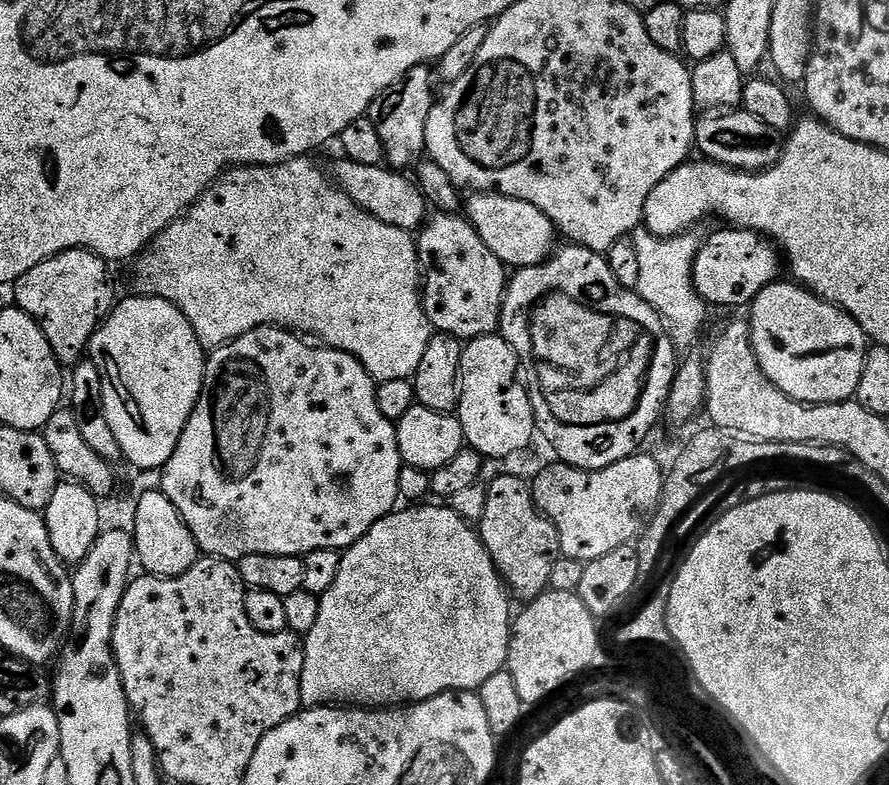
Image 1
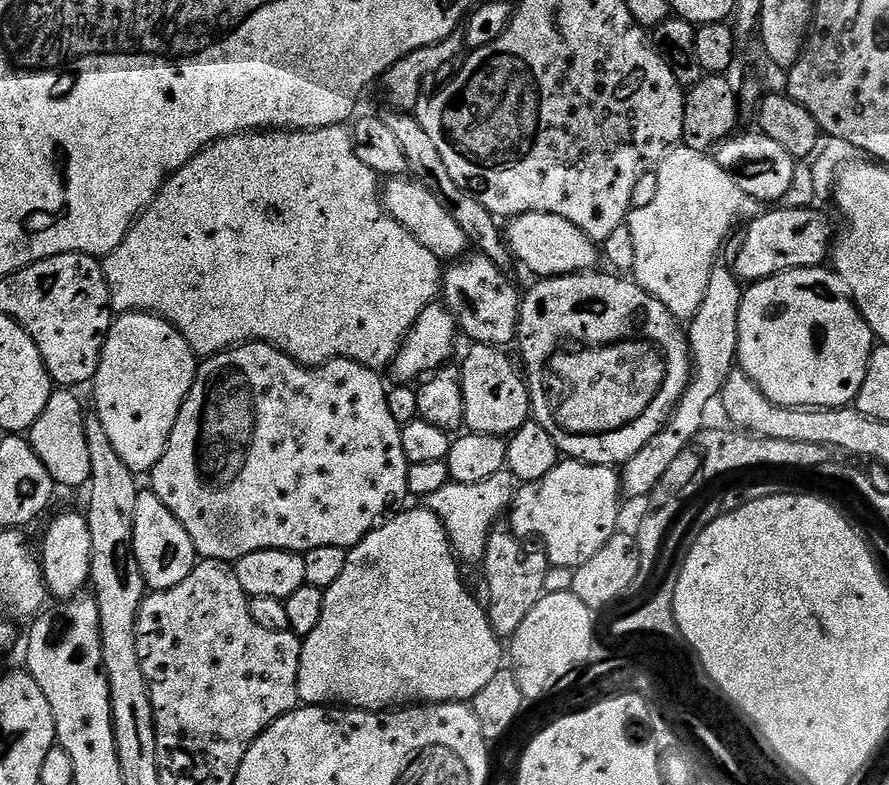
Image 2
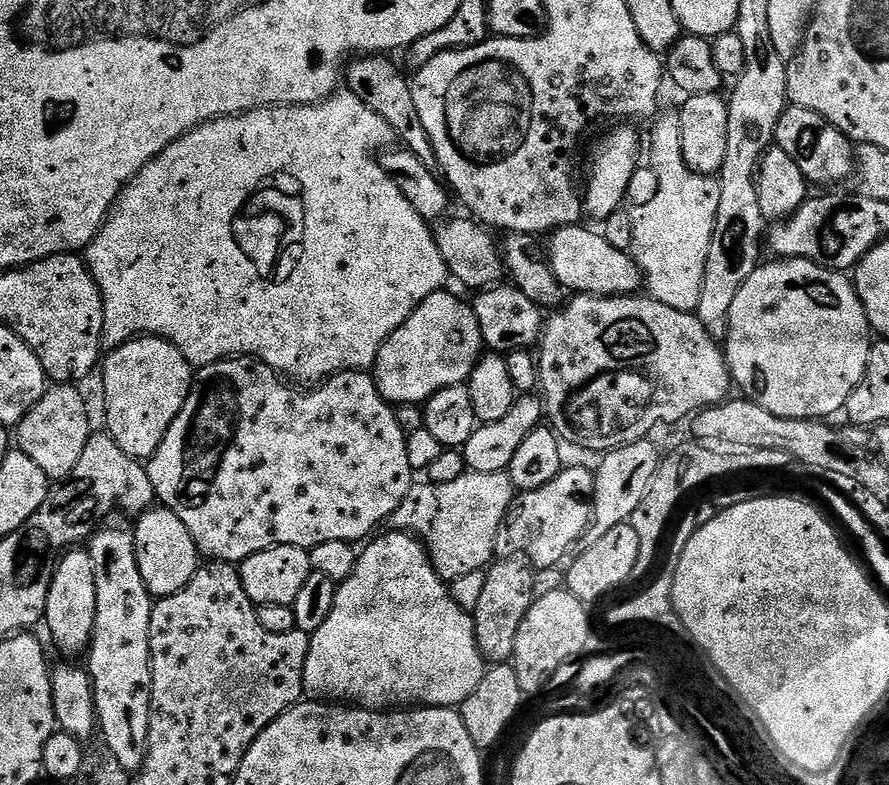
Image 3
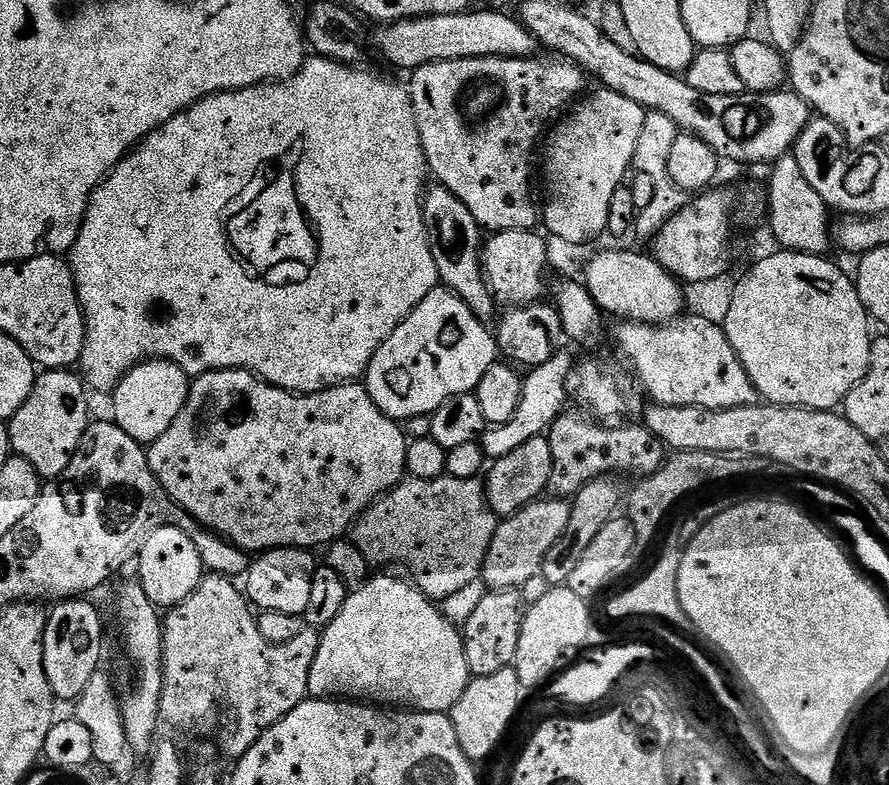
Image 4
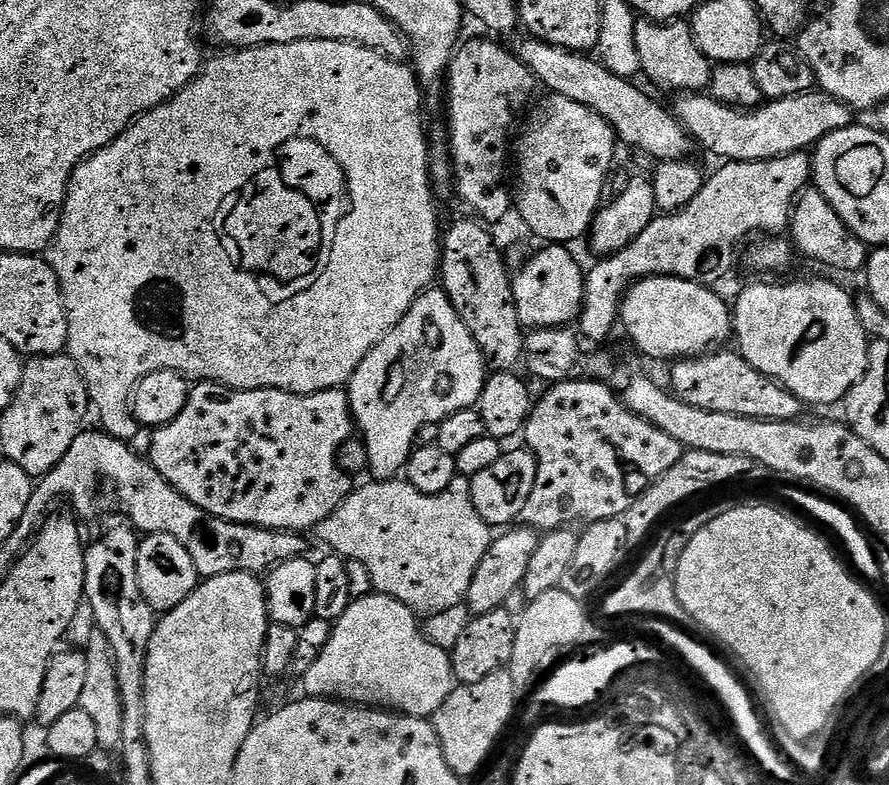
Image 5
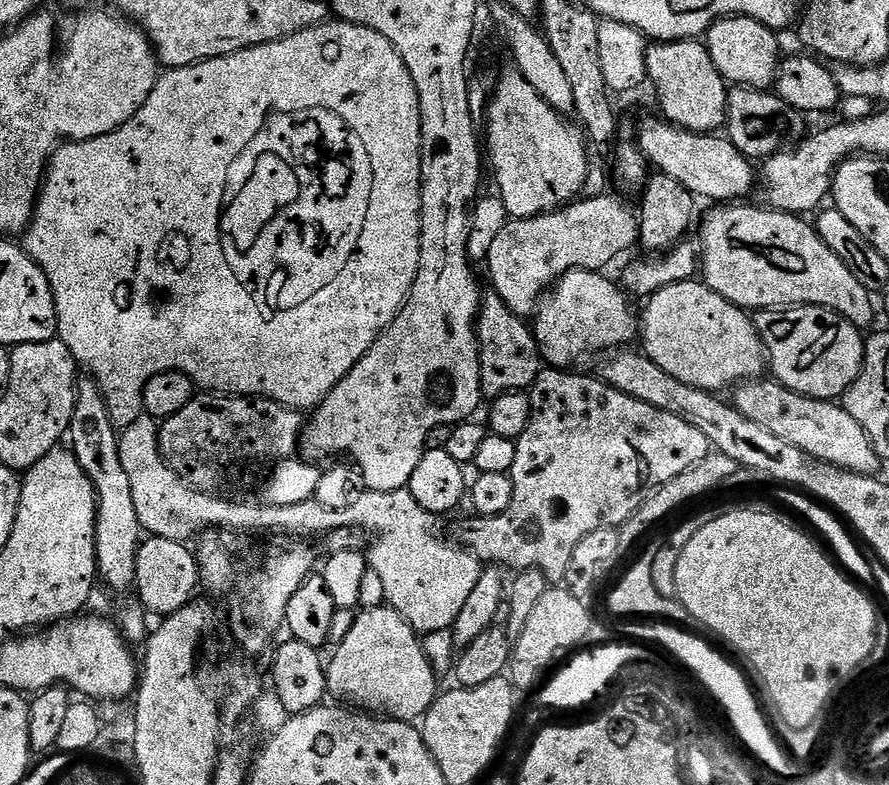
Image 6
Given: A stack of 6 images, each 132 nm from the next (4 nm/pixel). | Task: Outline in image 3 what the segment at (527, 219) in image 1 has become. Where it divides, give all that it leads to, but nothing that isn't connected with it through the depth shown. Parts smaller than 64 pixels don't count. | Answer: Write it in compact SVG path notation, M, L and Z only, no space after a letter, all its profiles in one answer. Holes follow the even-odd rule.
M573 226L571 228L557 228L546 240L546 259L548 265L554 270L560 287L572 294L587 294L590 296L627 296L641 291L642 277L640 268L629 253L622 250L614 250L610 242L599 231L591 232L585 226Z

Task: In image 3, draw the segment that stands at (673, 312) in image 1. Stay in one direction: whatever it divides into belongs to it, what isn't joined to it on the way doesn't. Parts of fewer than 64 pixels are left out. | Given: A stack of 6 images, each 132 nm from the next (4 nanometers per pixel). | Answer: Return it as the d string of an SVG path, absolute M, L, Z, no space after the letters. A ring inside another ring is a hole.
M679 111L662 116L652 128L652 141L646 144L647 163L658 176L658 194L647 204L631 209L634 242L630 255L640 268L643 287L651 299L674 310L695 313L702 298L706 258L714 238L718 202L722 199L720 182L716 176L698 174L686 166L686 158L682 158Z

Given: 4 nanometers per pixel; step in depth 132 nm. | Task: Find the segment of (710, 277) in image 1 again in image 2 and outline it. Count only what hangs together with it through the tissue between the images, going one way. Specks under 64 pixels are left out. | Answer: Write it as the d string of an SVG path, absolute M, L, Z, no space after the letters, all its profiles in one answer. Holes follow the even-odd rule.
M784 206L764 210L764 213L761 211L755 218L747 221L745 228L748 229L744 232L744 241L741 242L740 249L736 252L736 264L734 263L734 271L741 281L765 280L774 274L782 274L786 270L818 268L829 259L830 249L834 243L834 227L832 228L831 218L826 213L819 212L816 208L780 207Z

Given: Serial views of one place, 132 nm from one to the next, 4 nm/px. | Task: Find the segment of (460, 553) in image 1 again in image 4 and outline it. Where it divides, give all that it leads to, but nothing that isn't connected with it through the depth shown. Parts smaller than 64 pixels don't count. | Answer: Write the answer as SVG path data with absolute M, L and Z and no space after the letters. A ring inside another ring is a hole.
M373 575L365 584L349 591L346 602L339 612L338 618L330 622L330 626L320 632L320 645L318 654L314 658L314 666L310 666L310 686L308 695L312 698L355 698L360 702L371 702L376 706L391 706L396 710L415 710L417 712L443 712L451 713L452 708L462 698L470 679L470 673L466 666L466 650L464 649L464 637L461 629L452 624L443 616L439 607L427 596L420 593L419 588L407 579L399 580L396 576Z

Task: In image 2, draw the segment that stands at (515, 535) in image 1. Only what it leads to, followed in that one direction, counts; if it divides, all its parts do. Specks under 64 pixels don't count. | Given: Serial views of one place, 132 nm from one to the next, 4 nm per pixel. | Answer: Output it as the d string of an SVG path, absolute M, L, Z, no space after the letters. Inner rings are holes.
M493 530L486 542L486 554L482 561L484 580L488 583L488 600L486 611L488 621L497 636L510 638L522 626L526 614L538 606L538 602L546 595L546 570L550 567L548 555L543 550L531 552L525 541L515 536L510 530Z

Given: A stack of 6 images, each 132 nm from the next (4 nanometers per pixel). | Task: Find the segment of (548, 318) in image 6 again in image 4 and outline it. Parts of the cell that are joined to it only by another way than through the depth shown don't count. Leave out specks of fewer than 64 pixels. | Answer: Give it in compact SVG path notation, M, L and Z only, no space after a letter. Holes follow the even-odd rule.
M506 230L487 237L482 248L484 276L497 305L523 308L526 304L538 304L545 299L544 279L550 275L548 241L538 233L536 230Z

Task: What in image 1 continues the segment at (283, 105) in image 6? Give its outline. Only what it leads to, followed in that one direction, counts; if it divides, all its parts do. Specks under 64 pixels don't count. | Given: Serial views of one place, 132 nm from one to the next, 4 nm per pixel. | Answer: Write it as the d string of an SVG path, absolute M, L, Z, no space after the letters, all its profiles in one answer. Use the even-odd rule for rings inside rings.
M301 158L299 160L287 160L284 164L275 166L241 166L238 168L229 168L215 184L212 185L208 191L204 192L195 202L191 208L185 211L183 216L179 216L174 223L166 230L162 230L153 238L151 244L140 253L136 264L136 288L135 291L141 296L157 296L166 302L170 302L174 306L178 306L178 310L182 310L182 314L186 314L186 318L190 318L190 326L194 326L194 334L198 334L198 342L202 342L202 346L206 350L215 350L224 344L229 344L231 340L237 340L242 334L246 334L255 328L286 328L295 330L300 334L308 334L304 332L313 332L317 336L315 339L321 345L337 348L346 354L350 354L354 358L358 358L358 362L362 362L362 366L372 375L372 379L377 384L382 382L391 382L393 378L402 378L403 380L411 380L418 370L418 362L422 362L422 354L426 354L426 346L430 342L430 338L434 335L432 323L428 321L428 315L424 312L424 305L422 303L422 281L420 278L420 259L416 253L416 240L413 233L402 230L398 226L390 226L386 222L382 222L378 218L374 218L366 210L362 210L352 201L342 190L337 188L335 183L319 168L318 165L312 161L312 158Z

